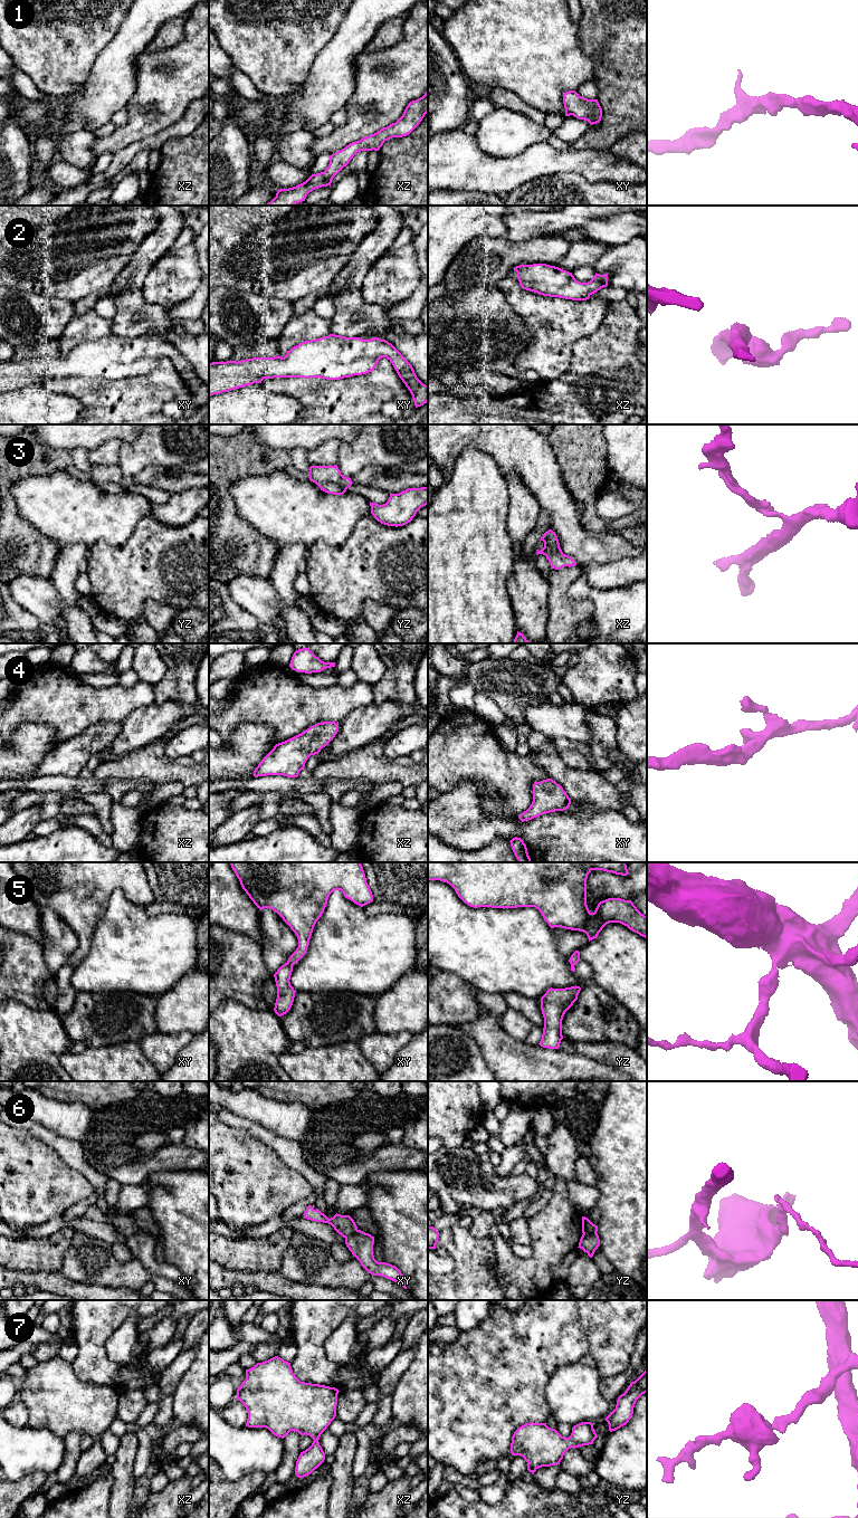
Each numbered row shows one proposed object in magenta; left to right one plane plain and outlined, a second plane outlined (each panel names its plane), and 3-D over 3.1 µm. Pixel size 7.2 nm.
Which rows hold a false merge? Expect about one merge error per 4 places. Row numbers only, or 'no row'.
3, 6

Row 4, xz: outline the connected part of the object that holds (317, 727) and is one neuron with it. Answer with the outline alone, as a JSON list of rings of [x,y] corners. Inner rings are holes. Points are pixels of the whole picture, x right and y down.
[[[339,722],[317,723],[303,733],[278,743],[261,760],[254,776],[297,777],[311,755],[318,754],[337,734]]]

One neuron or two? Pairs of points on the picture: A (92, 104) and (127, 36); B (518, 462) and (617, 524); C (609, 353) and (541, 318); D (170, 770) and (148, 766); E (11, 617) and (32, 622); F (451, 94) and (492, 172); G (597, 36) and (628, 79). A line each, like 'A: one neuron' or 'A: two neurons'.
A: one neuron
B: two neurons
C: two neurons
D: one neuron
E: one neuron
F: two neurons
G: one neuron

